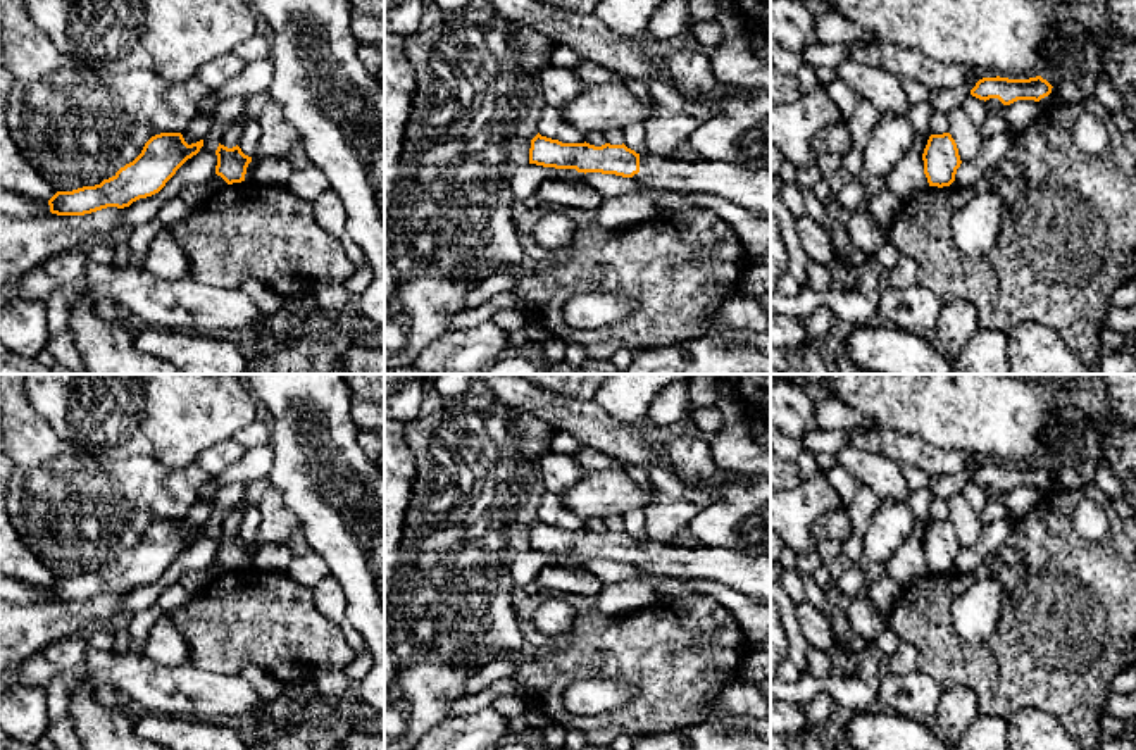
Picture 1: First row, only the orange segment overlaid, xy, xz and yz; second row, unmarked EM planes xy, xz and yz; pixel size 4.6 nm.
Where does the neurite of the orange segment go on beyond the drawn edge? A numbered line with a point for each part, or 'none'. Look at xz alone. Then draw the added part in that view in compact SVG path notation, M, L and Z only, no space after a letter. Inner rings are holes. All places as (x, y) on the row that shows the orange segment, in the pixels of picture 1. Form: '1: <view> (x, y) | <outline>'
1: xz (749, 188) | M640 155L634 181L655 190L715 195L771 219L771 167L748 169L717 160Z

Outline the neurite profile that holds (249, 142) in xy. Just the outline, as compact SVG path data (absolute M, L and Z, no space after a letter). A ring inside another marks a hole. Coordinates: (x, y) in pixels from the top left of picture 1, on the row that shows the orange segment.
M250 122L243 128L243 133L238 140L238 147L241 152L252 159L257 157L259 143L260 143L260 126L257 122Z

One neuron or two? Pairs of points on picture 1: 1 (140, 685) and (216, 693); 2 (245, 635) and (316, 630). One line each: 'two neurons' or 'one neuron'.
1: one neuron
2: one neuron

